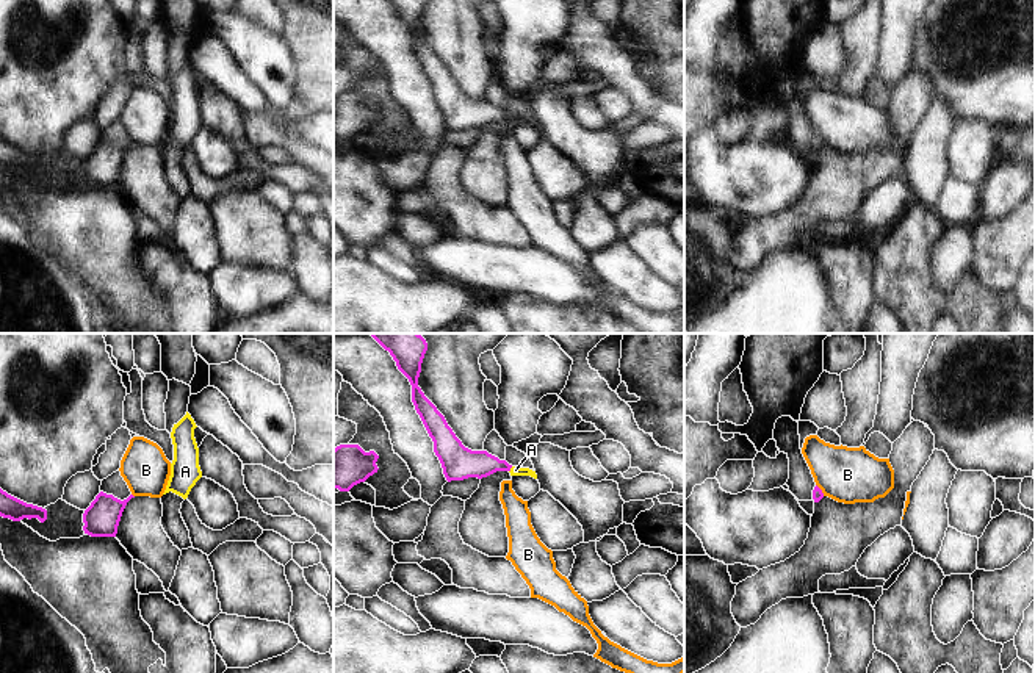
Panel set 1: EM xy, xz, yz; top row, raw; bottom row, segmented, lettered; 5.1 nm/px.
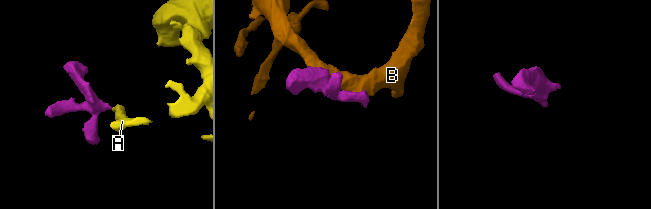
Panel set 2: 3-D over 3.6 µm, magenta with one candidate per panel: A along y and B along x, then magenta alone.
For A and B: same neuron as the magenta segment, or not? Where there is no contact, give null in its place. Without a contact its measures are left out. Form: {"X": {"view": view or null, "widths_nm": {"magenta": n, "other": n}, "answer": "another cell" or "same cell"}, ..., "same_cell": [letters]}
{"A": {"view": "xz", "widths_nm": {"magenta": 160, "other": 50}, "answer": "same cell"}, "B": {"view": "yz", "widths_nm": {"magenta": 60, "other": 280}, "answer": "another cell"}, "same_cell": ["A"]}

